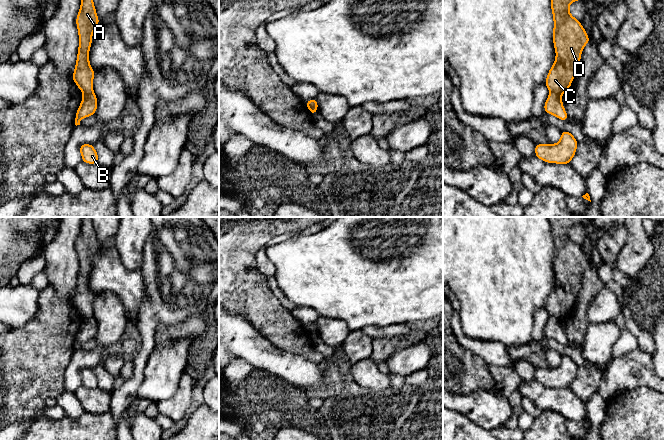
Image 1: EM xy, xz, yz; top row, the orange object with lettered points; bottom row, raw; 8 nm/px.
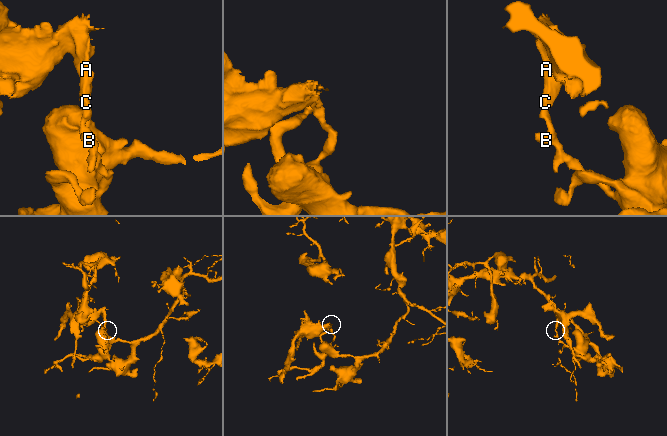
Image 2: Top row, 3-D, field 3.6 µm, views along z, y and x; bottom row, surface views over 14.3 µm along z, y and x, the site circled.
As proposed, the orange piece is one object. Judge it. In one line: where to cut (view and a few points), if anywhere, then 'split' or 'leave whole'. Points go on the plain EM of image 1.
yz (550, 315), (554, 315), (560, 320) | split

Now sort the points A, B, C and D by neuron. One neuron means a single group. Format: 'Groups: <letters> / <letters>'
Groups: A C D / B

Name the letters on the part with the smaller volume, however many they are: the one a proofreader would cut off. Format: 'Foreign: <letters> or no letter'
Foreign: A, C, D

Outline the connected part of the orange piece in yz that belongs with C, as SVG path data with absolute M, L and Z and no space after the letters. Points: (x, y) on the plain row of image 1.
M549 217L549 220L554 244L553 267L556 282L548 296L544 308L548 311L550 316L555 316L561 320L570 312L580 289L582 274L584 270L590 266L580 245L570 238L569 229L576 224L585 224L587 220L585 217Z

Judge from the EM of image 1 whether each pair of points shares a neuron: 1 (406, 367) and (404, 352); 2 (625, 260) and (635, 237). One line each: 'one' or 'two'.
1: one
2: one

